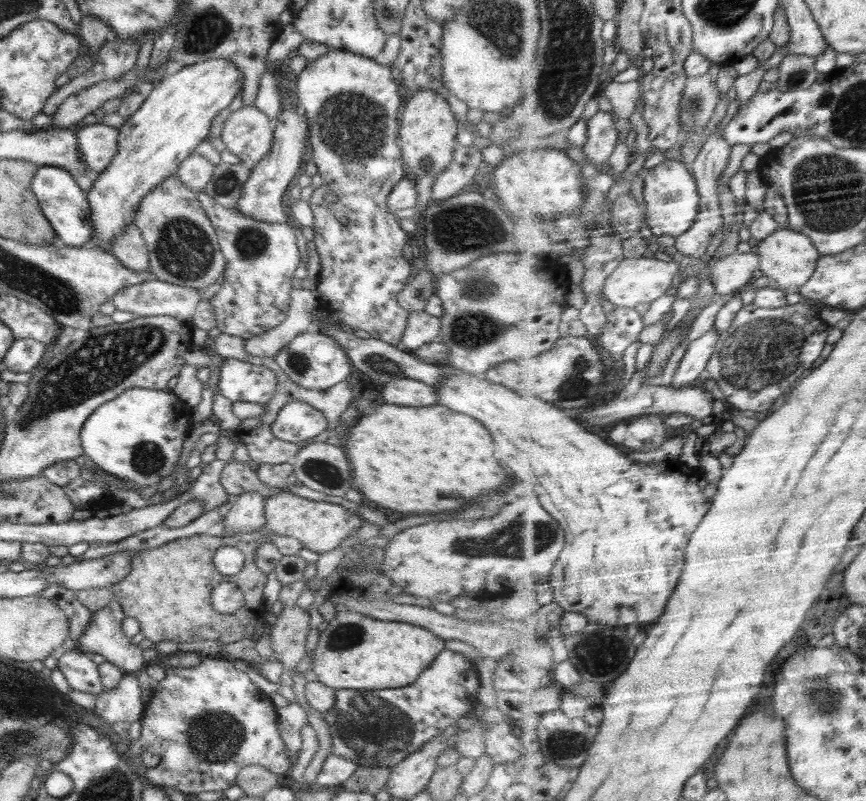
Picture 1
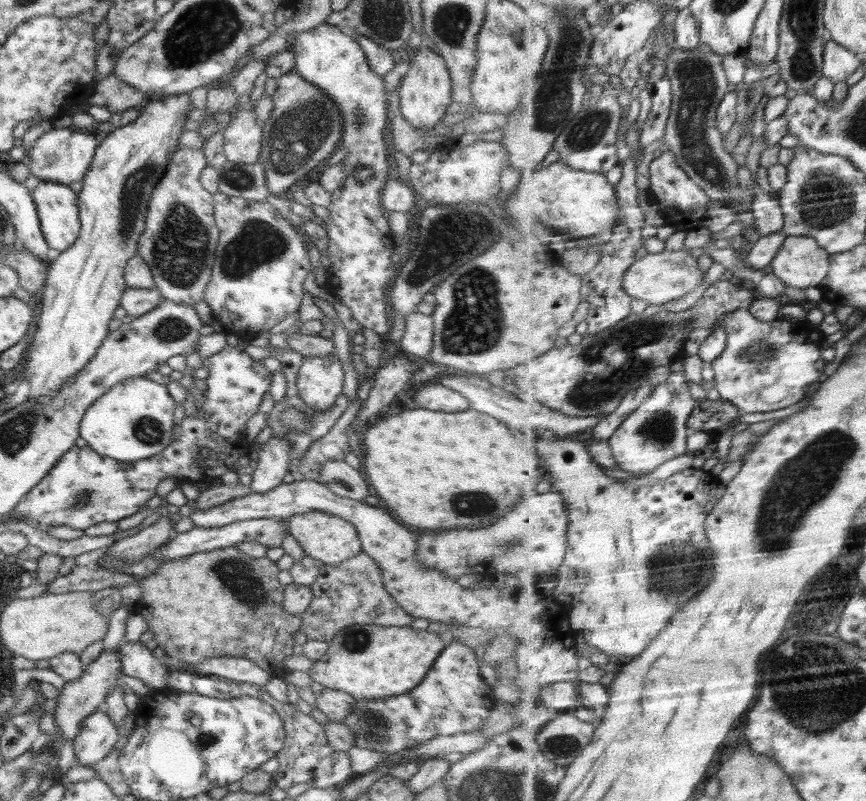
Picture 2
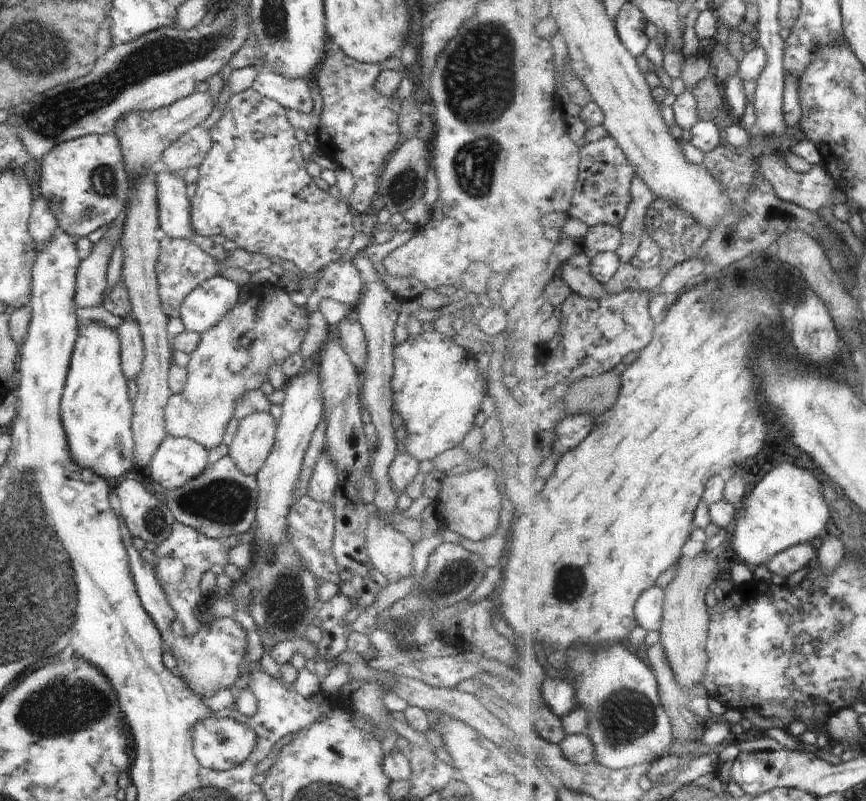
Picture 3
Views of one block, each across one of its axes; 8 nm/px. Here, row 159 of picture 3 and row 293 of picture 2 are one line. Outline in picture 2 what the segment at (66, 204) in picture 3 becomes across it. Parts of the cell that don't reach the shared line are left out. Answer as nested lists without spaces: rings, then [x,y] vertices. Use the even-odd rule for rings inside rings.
[[[178,93],[166,97],[149,98],[136,120],[100,137],[90,168],[86,170],[82,190],[77,196],[80,232],[74,244],[62,251],[50,262],[47,268],[46,286],[42,288],[41,303],[35,317],[35,338],[26,350],[26,360],[20,371],[28,376],[29,398],[40,395],[55,395],[62,383],[78,373],[96,354],[98,347],[108,335],[108,324],[114,318],[114,310],[120,305],[122,295],[127,289],[124,280],[124,267],[128,260],[138,254],[138,241],[145,229],[149,197],[154,186],[164,176],[170,154],[181,147],[178,138],[184,132],[184,124],[192,110],[189,93]]]

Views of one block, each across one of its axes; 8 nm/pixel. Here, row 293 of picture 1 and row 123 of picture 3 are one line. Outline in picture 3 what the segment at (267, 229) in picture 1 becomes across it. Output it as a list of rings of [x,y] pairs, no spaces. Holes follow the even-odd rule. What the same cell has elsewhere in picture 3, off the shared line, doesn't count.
[[[246,88],[244,92],[238,92],[238,94],[234,94],[234,96],[229,98],[220,120],[208,130],[212,137],[212,146],[208,151],[207,157],[199,166],[196,192],[192,200],[189,200],[191,202],[190,222],[192,223],[194,232],[196,232],[196,236],[200,237],[200,240],[220,234],[220,236],[224,236],[227,240],[235,242],[238,248],[244,249],[249,253],[260,253],[267,257],[278,256],[282,260],[294,262],[302,272],[306,272],[308,275],[316,274],[328,263],[340,260],[343,254],[347,252],[355,235],[355,228],[353,226],[355,213],[344,199],[339,200],[328,193],[328,191],[320,189],[314,183],[312,177],[308,175],[299,142],[294,136],[295,128],[290,124],[286,111],[279,102],[256,92],[254,88]]]

